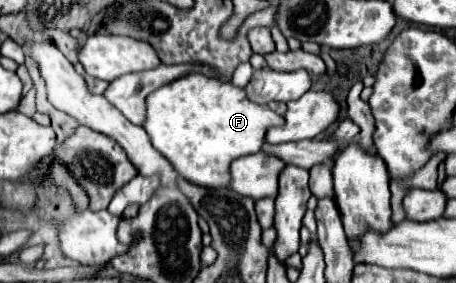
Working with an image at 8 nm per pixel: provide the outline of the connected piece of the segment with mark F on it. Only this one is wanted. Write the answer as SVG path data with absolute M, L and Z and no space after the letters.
M198 72L172 80L146 96L144 128L154 148L182 172L182 178L206 188L228 186L230 162L260 152L266 130L276 124L282 124L282 116L250 102L242 88L218 84Z

